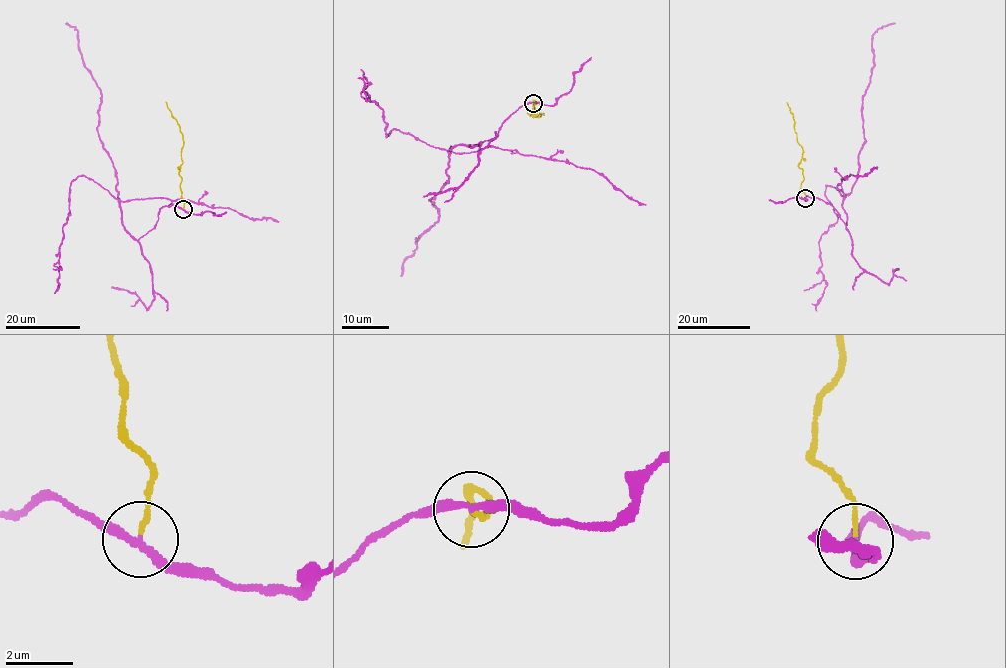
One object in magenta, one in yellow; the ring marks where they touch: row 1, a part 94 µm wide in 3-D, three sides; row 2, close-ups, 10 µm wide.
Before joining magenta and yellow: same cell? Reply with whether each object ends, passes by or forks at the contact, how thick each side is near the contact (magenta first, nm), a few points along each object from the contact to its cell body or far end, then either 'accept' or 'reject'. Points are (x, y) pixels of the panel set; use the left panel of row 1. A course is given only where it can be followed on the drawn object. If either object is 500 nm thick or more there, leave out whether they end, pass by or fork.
magenta passes by | yellow ends | 220/130 nm | magenta via (183, 209), (161, 208), (137, 240), (122, 224), (98, 132), (100, 89), (78, 30), (65, 24) | yellow via (183, 208), (179, 172), (183, 140), (166, 102) | reject

